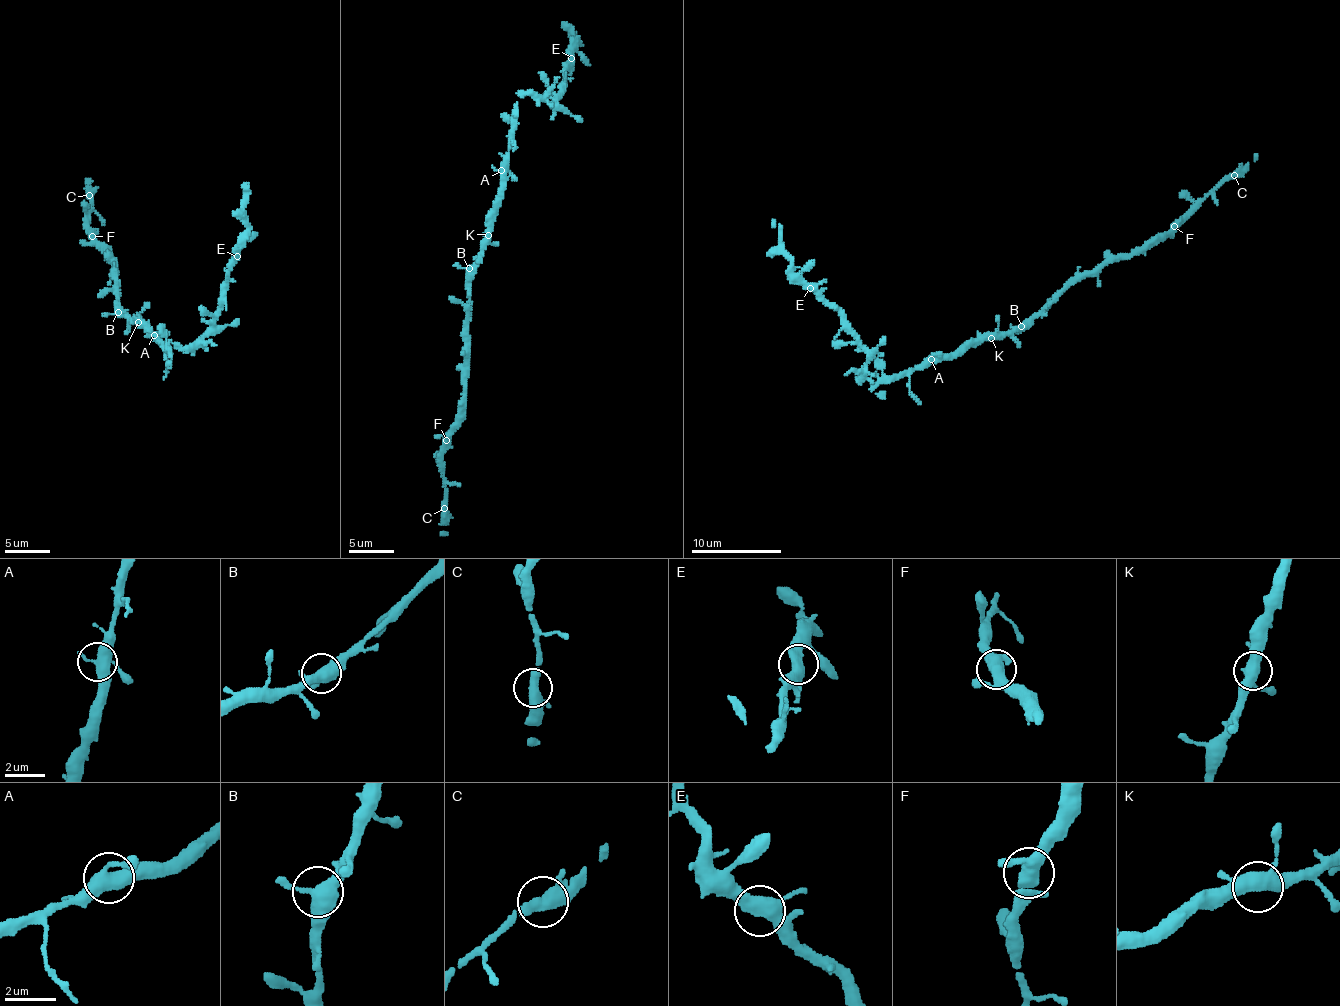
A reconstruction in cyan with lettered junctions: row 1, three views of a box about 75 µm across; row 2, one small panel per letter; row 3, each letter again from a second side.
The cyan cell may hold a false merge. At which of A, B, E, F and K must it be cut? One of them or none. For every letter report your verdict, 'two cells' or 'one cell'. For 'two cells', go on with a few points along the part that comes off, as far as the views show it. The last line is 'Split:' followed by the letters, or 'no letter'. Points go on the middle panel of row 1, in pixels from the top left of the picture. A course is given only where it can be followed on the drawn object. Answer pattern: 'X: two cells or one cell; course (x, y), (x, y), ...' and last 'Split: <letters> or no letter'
A: one cell
B: one cell
E: one cell
F: one cell
K: one cell
Split: no letter

